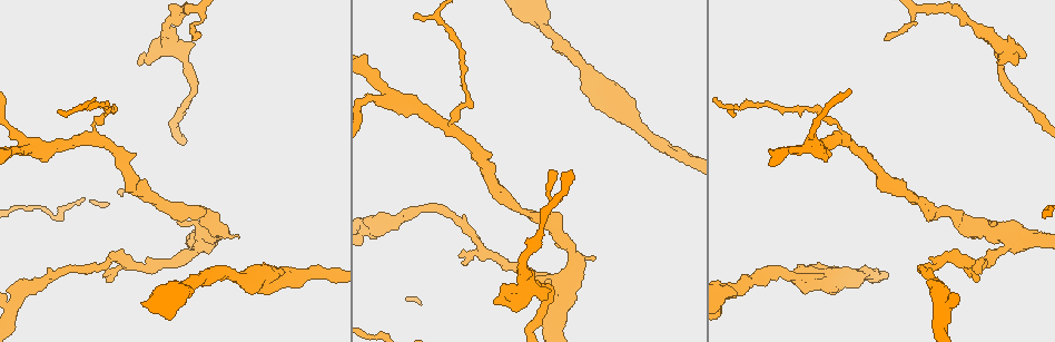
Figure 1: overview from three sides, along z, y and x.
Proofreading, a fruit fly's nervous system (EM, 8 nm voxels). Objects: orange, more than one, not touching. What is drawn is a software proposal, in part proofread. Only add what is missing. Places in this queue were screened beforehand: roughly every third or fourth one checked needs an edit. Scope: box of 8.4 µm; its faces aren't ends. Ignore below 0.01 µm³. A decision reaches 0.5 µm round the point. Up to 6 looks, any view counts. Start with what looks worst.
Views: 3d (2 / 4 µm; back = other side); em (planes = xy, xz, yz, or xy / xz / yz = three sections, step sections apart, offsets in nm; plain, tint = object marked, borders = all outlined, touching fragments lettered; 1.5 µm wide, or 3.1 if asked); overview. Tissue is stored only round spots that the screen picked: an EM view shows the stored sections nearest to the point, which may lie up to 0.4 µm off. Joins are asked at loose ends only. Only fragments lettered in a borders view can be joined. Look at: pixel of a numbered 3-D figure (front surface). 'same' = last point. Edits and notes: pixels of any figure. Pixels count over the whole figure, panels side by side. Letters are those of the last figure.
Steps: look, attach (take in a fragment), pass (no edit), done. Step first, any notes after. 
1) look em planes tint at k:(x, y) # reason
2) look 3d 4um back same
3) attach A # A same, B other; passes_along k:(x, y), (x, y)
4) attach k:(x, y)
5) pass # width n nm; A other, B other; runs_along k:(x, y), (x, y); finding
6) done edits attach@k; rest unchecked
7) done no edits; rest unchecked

look 3d 4um at 1:(1023, 58)

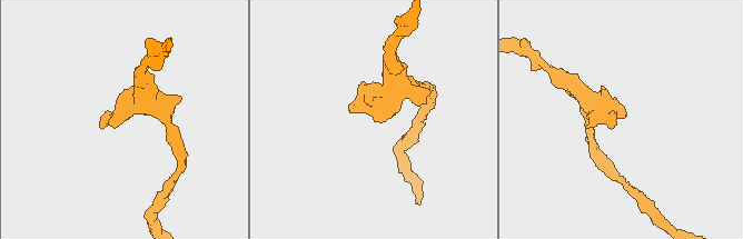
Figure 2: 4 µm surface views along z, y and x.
look em xz step 4 borders at 2:(376, 121) # need the tissue

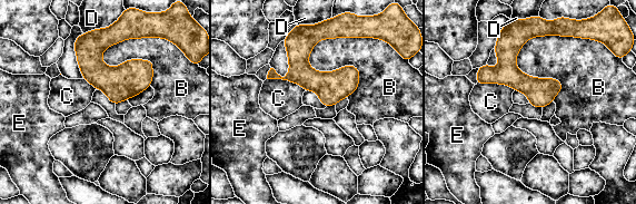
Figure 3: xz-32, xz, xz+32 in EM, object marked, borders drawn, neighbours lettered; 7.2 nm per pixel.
look em planes borders same

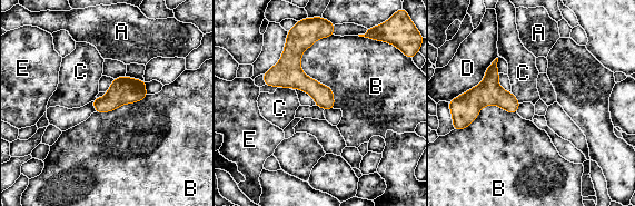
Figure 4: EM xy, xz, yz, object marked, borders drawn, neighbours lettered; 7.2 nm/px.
pass # A other, B other, C other, D other, E other; border 4:(333, 35), (300, 69), (334, 108); none of them fits

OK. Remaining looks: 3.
look 3d 4um at 1:(463, 262) # branch stops here

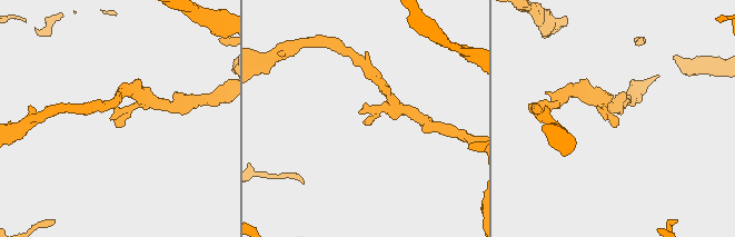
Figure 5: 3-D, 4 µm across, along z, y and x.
look em xz step 8 borders at 5:(119, 125)

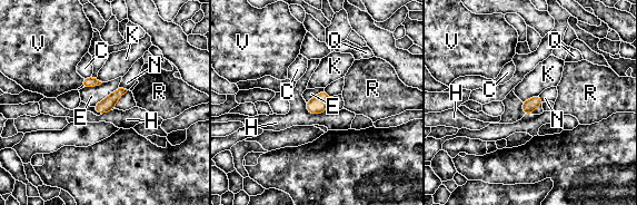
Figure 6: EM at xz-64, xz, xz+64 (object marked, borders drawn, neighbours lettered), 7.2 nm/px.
pass # C other, E other, H other, K other, N other, Q other, R other, V other; no lettered fragment goes on from it

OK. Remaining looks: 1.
done no edits; rest unchecked

